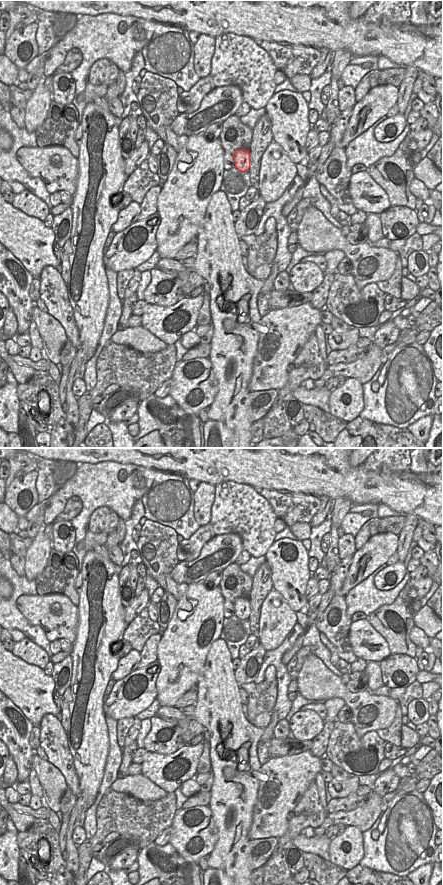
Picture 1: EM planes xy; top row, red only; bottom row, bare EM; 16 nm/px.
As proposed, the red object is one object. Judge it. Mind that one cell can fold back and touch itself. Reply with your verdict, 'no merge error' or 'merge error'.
no merge error

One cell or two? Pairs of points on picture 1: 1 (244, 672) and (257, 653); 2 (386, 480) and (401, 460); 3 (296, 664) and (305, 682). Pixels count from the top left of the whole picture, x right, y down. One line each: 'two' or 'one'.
1: one
2: two
3: two

